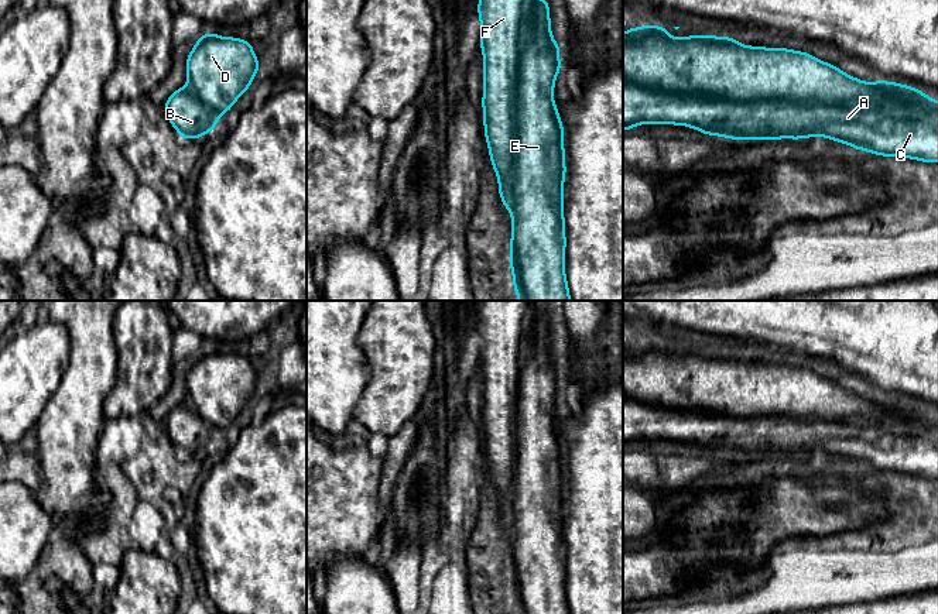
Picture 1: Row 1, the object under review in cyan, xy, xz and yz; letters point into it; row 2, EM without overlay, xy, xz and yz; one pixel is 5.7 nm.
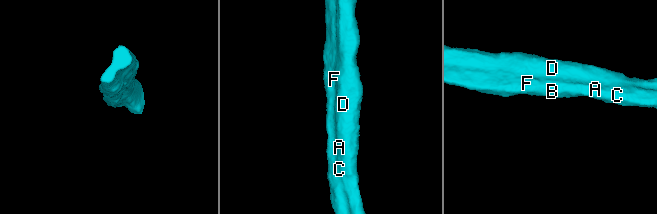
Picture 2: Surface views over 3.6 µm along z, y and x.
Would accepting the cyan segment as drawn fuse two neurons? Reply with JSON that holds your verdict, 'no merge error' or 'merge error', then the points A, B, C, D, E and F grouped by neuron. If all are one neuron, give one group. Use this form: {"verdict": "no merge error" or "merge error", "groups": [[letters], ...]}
{"verdict": "merge error", "groups": [["A", "B", "C", "F"], ["D", "E"]]}

